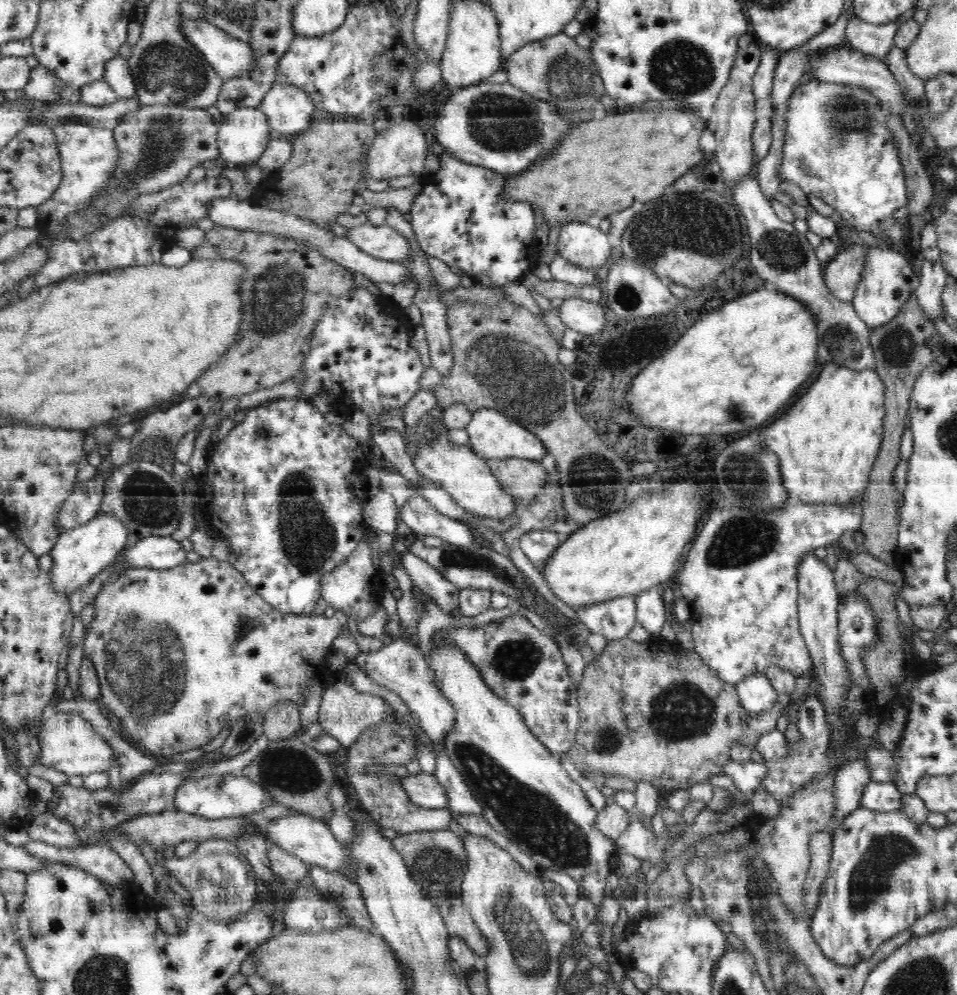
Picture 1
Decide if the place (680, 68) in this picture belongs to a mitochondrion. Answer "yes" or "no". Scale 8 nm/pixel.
yes

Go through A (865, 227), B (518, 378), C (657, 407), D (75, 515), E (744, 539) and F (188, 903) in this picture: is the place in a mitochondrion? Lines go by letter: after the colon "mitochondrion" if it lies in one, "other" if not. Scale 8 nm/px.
A: other
B: mitochondrion
C: other
D: other
E: mitochondrion
F: other

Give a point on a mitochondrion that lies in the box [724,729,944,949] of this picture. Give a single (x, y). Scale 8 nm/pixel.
(872, 876)

